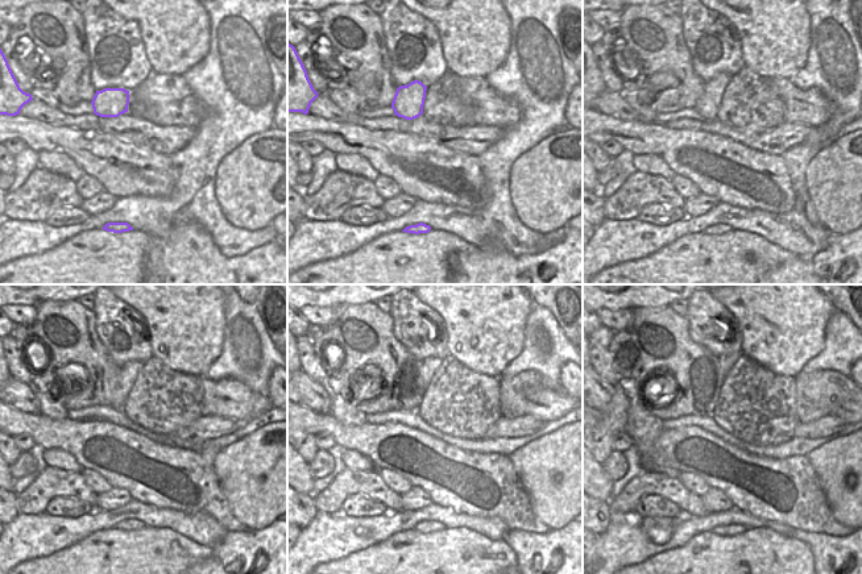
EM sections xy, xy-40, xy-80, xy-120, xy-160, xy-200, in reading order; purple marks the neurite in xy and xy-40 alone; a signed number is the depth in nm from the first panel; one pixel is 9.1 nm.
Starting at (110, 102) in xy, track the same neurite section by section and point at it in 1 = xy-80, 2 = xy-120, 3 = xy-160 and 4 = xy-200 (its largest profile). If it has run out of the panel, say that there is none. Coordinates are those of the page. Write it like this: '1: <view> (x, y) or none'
1: xy-80 (708, 104)
2: xy-120 (129, 371)
3: xy-160 (427, 367)
4: xy-200 (726, 361)

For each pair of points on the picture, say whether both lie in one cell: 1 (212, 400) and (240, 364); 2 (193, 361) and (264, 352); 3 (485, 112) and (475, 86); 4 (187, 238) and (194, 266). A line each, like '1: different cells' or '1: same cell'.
1: different cells
2: different cells
3: same cell
4: same cell

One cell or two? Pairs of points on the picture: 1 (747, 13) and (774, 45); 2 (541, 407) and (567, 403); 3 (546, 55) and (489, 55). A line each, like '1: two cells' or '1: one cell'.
1: one cell
2: one cell
3: two cells

